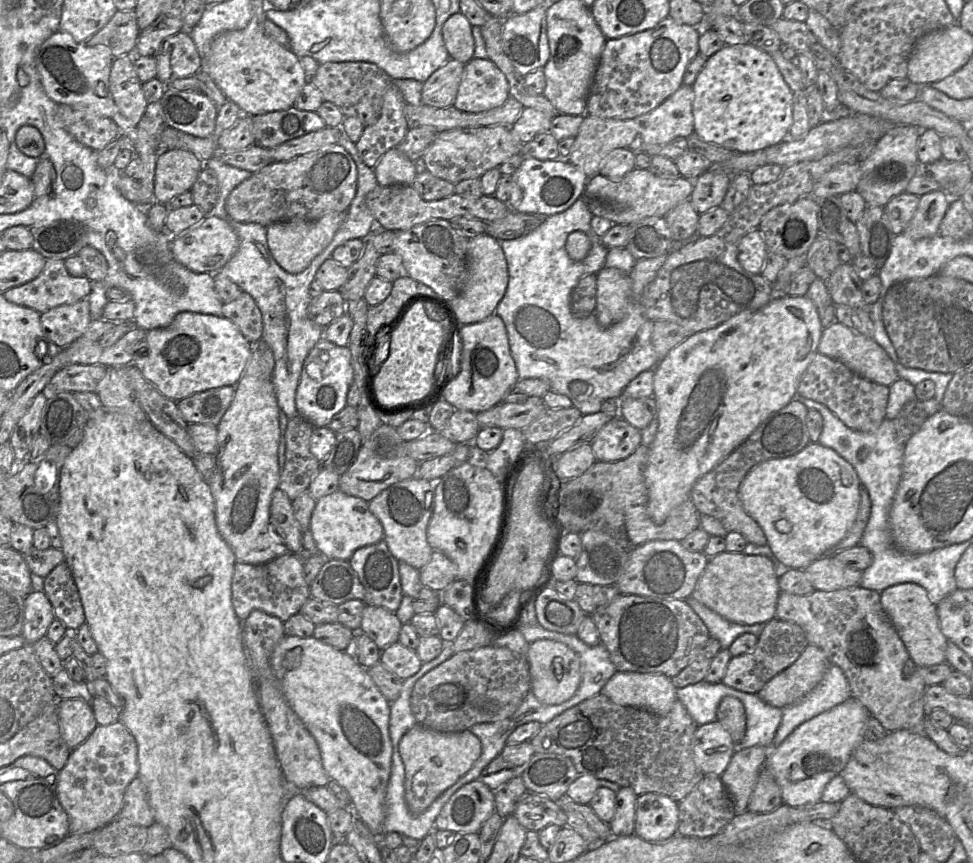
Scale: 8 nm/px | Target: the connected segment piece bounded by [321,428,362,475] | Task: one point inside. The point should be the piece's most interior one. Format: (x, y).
(343, 454)

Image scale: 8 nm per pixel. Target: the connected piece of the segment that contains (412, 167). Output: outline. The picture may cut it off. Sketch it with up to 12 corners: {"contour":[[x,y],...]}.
{"contour":[[397,147],[374,167],[379,186],[412,186],[415,162]]}

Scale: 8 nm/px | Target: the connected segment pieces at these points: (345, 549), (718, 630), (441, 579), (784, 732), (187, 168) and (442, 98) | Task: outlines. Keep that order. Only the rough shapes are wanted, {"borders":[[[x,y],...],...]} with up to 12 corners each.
{"borders":[[[339,489],[309,529],[327,560],[384,539],[368,502]],[[692,596],[685,600],[710,636],[729,649],[744,633],[758,637],[766,624],[731,622]],[[433,550],[420,570],[422,585],[442,593],[455,580],[456,564]],[[836,665],[801,700],[782,708],[773,747],[799,725],[851,697]],[[162,150],[156,202],[191,191],[204,164],[187,150]],[[449,59],[423,83],[422,105],[454,105],[465,64]]]}

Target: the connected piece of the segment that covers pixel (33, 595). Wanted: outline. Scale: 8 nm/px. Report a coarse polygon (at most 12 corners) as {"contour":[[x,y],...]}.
{"contour":[[44,591],[25,597],[22,637],[45,637],[55,618]]}

